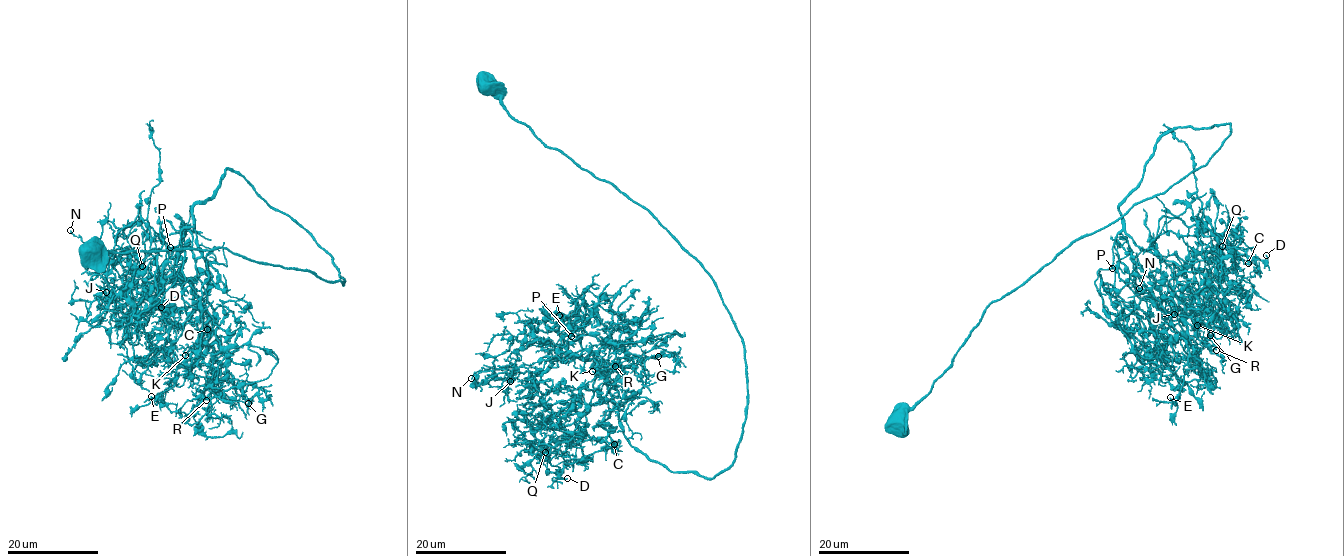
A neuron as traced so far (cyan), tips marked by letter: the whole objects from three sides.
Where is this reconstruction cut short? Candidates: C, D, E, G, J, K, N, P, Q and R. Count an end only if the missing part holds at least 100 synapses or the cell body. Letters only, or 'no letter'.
K

